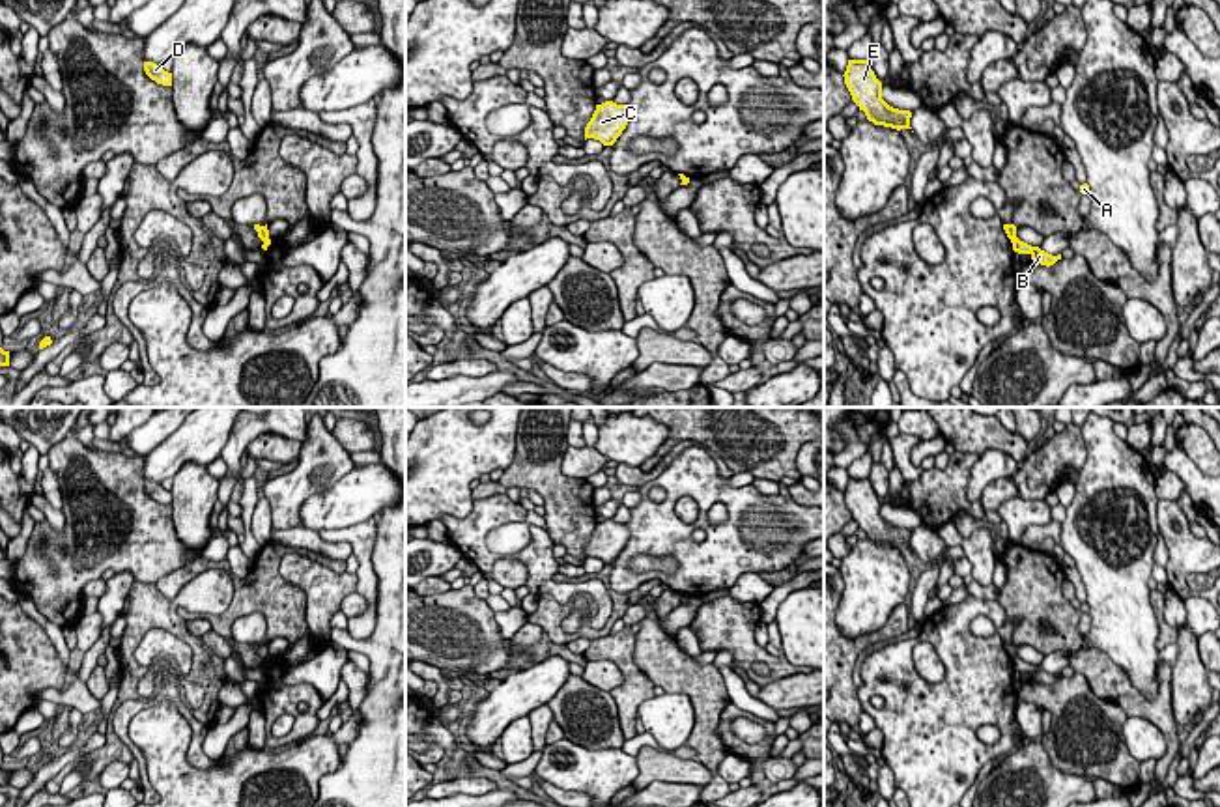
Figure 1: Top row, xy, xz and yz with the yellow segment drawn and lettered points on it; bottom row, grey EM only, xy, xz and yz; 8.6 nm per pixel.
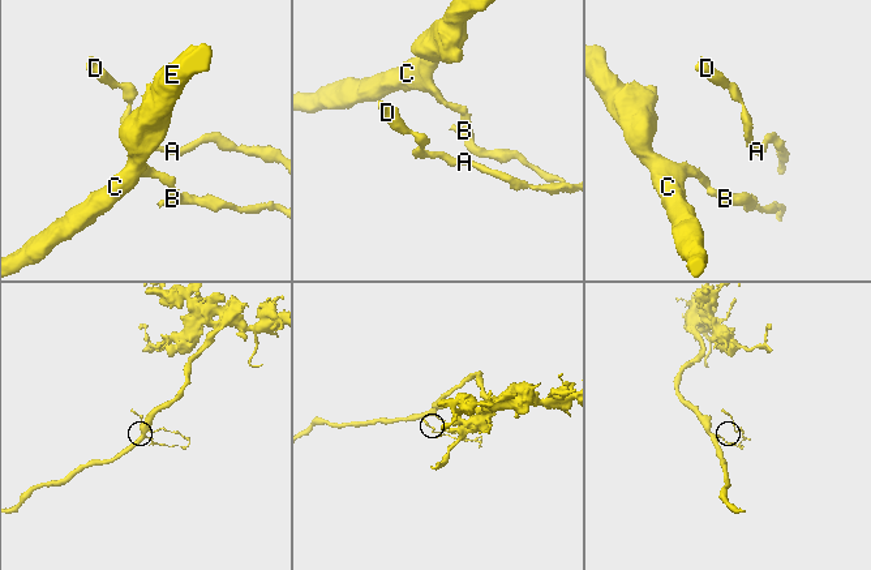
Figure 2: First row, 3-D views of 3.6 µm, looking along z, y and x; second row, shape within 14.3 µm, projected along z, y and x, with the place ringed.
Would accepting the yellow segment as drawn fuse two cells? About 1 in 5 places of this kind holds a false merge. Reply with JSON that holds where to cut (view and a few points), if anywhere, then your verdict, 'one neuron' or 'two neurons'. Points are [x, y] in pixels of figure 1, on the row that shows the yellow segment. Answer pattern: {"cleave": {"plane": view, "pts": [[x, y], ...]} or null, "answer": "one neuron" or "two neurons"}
{"cleave": {"plane": "yz", "pts": [[1017, 238], [1011, 241]]}, "answer": "two neurons"}

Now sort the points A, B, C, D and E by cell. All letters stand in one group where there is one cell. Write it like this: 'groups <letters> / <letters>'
groups A B D / C E

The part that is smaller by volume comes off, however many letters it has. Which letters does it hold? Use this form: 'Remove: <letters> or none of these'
Remove: A, B, D

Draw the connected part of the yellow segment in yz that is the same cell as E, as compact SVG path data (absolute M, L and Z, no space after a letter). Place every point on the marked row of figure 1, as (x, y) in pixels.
M848 60L844 71L844 84L852 95L852 101L865 112L867 120L874 125L884 125L891 129L910 129L910 110L899 110L889 106L882 99L882 82L871 69L869 60Z

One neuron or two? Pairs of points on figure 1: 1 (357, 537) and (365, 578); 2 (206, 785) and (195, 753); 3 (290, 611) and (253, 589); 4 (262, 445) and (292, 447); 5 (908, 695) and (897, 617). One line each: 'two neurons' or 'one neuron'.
1: one neuron
2: two neurons
3: one neuron
4: one neuron
5: two neurons

